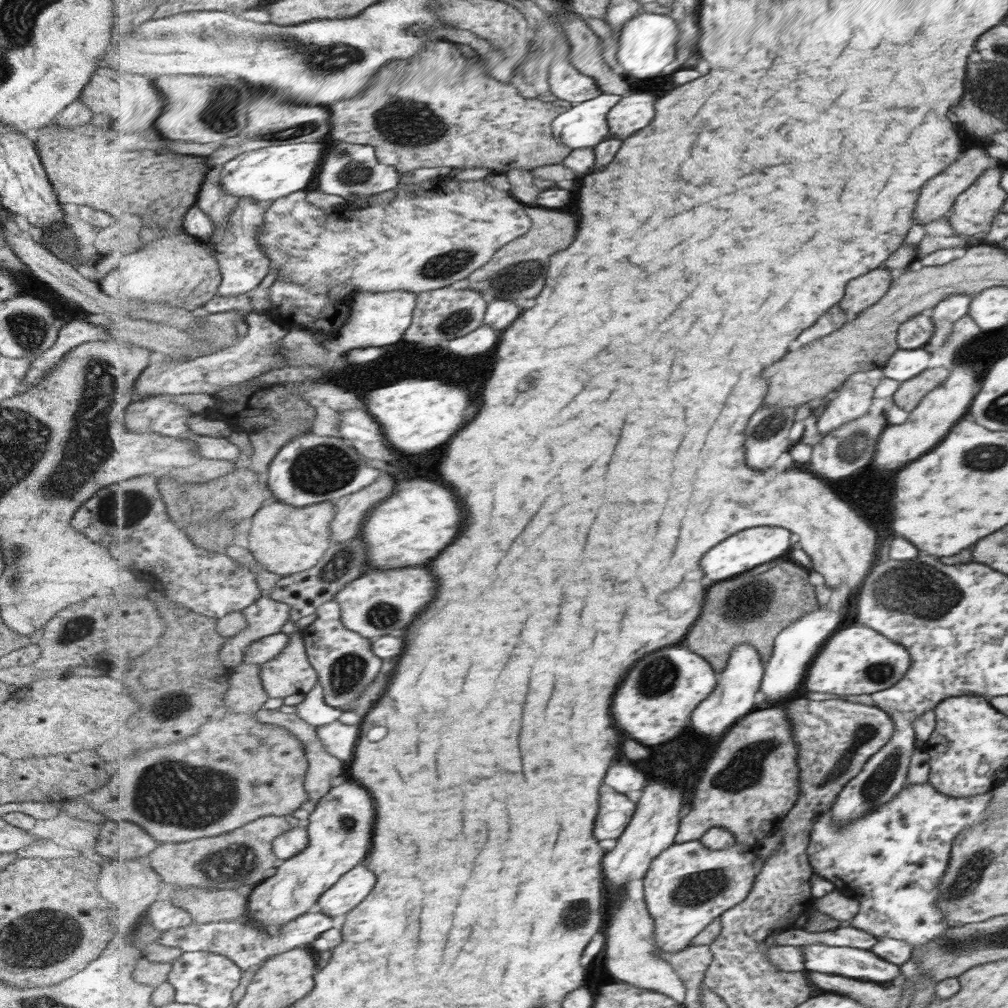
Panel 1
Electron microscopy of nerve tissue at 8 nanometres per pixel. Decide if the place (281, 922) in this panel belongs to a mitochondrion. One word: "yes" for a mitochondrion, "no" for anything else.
no

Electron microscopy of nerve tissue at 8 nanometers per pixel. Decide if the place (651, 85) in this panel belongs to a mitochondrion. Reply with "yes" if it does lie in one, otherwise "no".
no

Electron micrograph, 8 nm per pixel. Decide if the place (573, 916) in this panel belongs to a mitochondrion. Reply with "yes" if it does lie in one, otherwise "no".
yes

